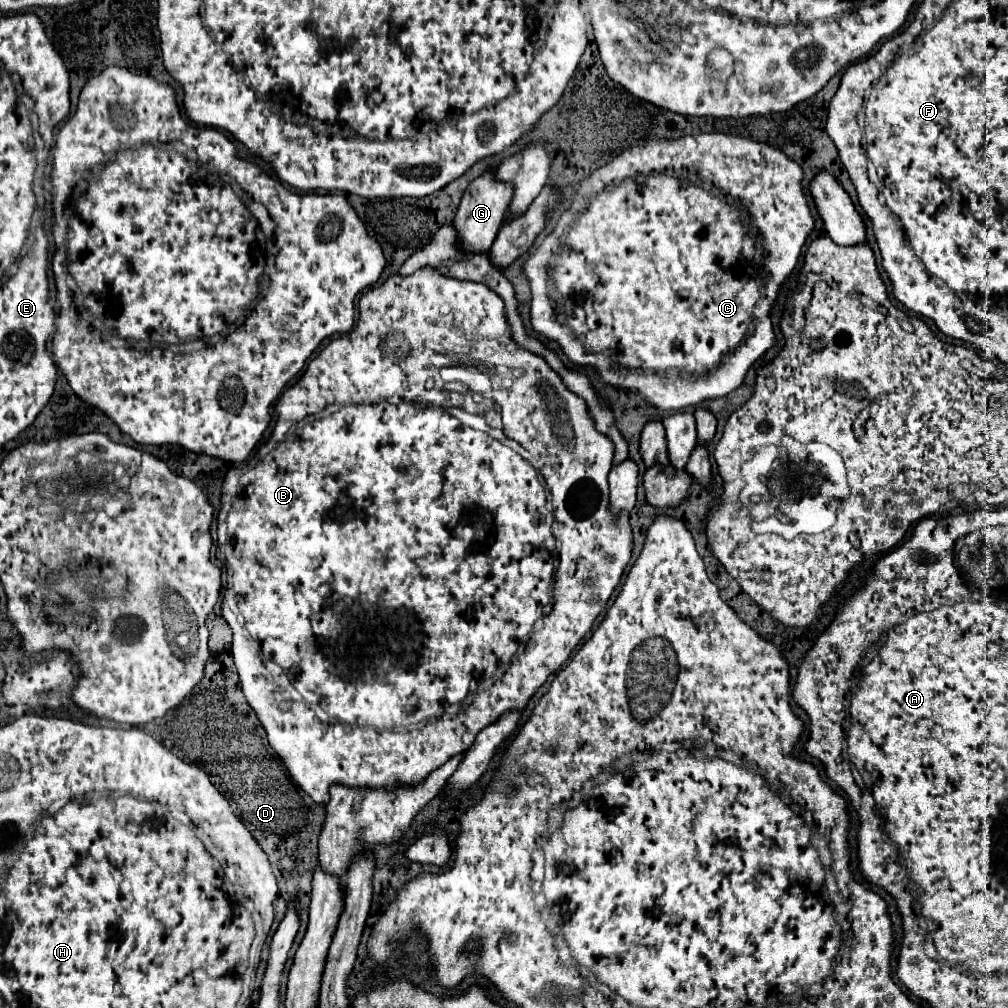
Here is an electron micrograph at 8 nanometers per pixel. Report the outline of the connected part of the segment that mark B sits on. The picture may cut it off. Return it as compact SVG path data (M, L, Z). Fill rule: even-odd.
M430 266L430 268L416 270L412 276L400 276L400 274L388 276L388 280L384 284L374 286L360 296L358 308L360 308L358 326L354 326L350 332L334 338L308 364L308 368L300 376L300 380L296 384L288 386L286 392L280 396L280 402L276 402L278 420L276 420L274 432L266 446L274 446L276 442L278 444L274 448L268 448L266 456L254 468L250 468L248 472L244 472L240 476L238 496L231 490L232 486L222 486L221 506L217 516L217 520L226 520L228 515L228 520L226 520L228 544L226 544L224 552L226 552L227 565L232 570L234 583L224 591L222 616L230 624L232 634L234 634L231 652L234 662L236 662L236 668L238 668L238 674L240 674L242 692L244 692L250 708L256 712L258 720L262 722L266 736L268 736L268 744L280 756L280 760L286 766L286 770L290 772L292 780L312 798L312 802L316 802L320 806L328 804L328 790L332 784L344 784L350 788L358 788L358 786L360 788L382 788L382 790L390 790L390 792L396 790L398 786L416 786L426 776L430 776L436 768L446 764L450 758L464 752L474 742L474 738L478 736L478 732L482 728L494 724L506 712L516 712L516 710L526 708L532 694L546 682L546 678L550 674L554 674L568 660L568 656L578 646L578 642L586 636L586 632L590 632L594 620L606 608L606 604L608 604L614 588L618 586L622 572L632 556L630 516L628 516L628 512L612 512L612 508L610 508L608 472L612 468L612 458L614 458L612 440L606 434L596 430L596 424L592 420L592 414L588 412L586 402L564 386L562 378L550 368L550 364L542 356L522 348L514 340L512 328L510 328L506 312L504 312L504 300L494 290L490 290L486 284L480 284L480 282L456 280L456 278L444 276L434 266ZM428 346L434 346L438 350L442 348L444 354L466 354L468 358L480 360L486 366L498 366L498 364L506 364L510 368L520 366L520 368L524 368L524 374L520 376L520 380L514 380L510 390L496 388L496 390L484 394L482 398L484 398L486 408L478 410L476 400L470 394L448 392L446 398L438 398L436 390L442 388L438 368L434 368L430 364L428 356L422 356L422 352ZM430 378L434 380L432 390L426 388L426 382ZM328 404L346 404L346 406L340 406L340 410L336 410L328 416L314 418L312 422L304 424L302 428L294 426L304 416L322 412ZM440 406L460 406L466 412L484 414L492 428L502 428L508 438L516 440L528 452L528 456L526 456L528 460L524 460L520 454L516 454L512 448L508 448L504 442L492 438L490 434L462 426L460 420L450 416ZM534 468L546 480L548 502L550 502L554 518L546 508L546 490L540 484L538 472ZM556 540L560 544L560 566L556 570L554 590L552 590L552 576L554 576L552 562L554 562ZM552 594L554 594L554 610L550 616L544 618L544 628L540 632L534 632L530 636L530 642L526 644L526 650L514 658L522 640L532 632L534 622L542 616L544 606L552 600ZM508 664L510 664L510 668L506 670L502 680L498 680L492 688L488 688L484 692L476 692L478 682L482 678L492 680L496 670L506 668ZM292 701L318 704L320 708L326 710L328 716L344 722L344 724L320 722L316 716L308 716L306 704L304 704L304 712L296 712L296 702ZM348 724L360 726L360 728L366 728L366 726L368 728L416 728L416 724L428 724L428 728L420 728L420 732L368 732L368 730L360 730L360 728L348 728Z

